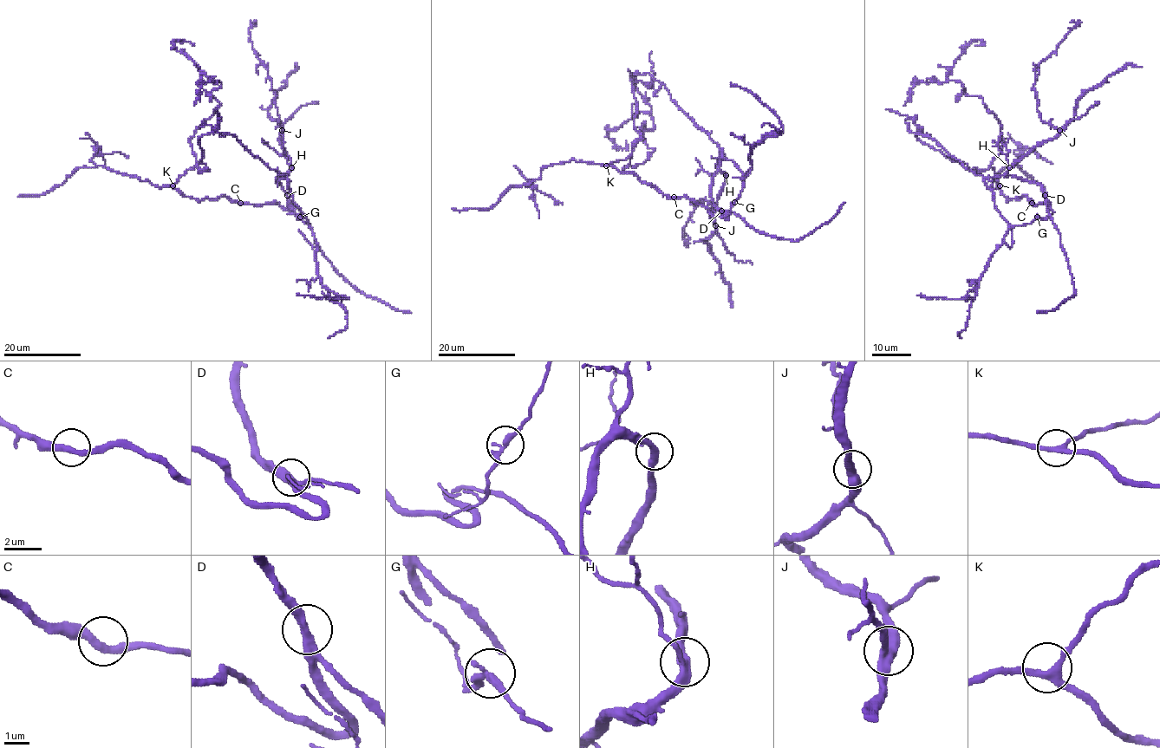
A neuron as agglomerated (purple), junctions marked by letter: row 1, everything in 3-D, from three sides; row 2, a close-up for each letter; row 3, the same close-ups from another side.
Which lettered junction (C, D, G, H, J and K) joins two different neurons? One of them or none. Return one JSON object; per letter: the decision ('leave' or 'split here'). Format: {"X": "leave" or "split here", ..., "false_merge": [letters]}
{"C": "leave", "D": "leave", "G": "leave", "H": "leave", "J": "leave", "K": "leave", "false_merge": []}

